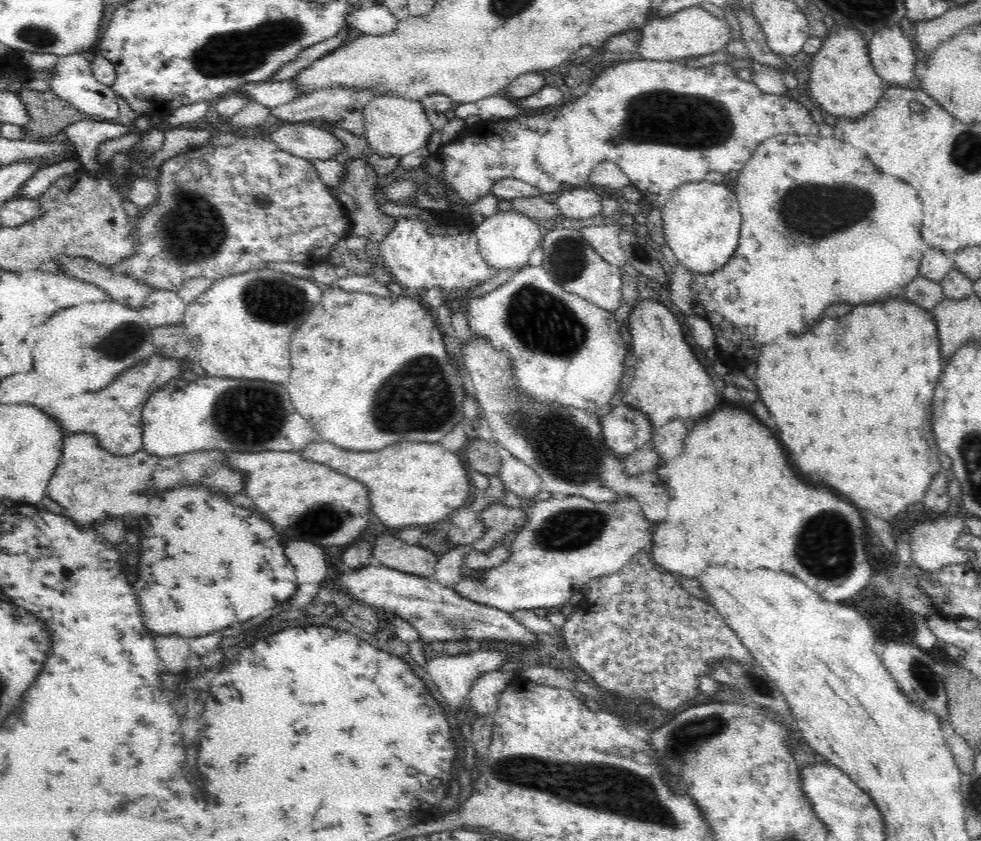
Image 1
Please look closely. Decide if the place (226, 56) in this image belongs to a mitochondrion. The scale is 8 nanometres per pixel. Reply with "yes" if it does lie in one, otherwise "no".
yes

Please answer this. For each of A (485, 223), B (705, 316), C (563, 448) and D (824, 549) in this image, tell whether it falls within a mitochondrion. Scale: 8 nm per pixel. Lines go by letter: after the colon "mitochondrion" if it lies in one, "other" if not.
A: other
B: other
C: mitochondrion
D: mitochondrion

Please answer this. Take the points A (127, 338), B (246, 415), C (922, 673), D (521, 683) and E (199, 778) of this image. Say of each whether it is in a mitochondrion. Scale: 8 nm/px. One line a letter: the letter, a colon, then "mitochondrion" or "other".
A: mitochondrion
B: mitochondrion
C: mitochondrion
D: other
E: other

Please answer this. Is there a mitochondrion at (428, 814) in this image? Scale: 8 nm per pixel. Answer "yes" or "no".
no

